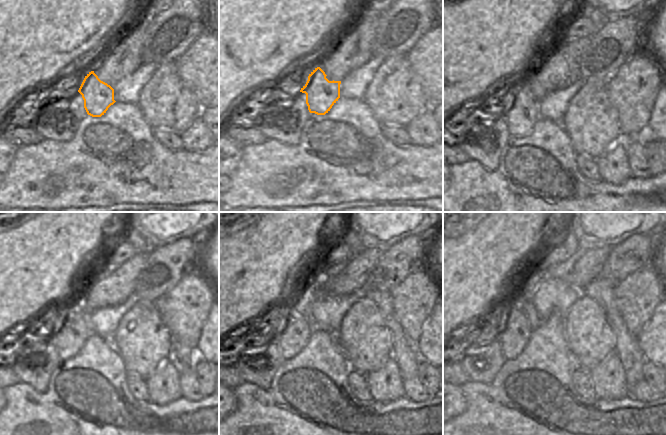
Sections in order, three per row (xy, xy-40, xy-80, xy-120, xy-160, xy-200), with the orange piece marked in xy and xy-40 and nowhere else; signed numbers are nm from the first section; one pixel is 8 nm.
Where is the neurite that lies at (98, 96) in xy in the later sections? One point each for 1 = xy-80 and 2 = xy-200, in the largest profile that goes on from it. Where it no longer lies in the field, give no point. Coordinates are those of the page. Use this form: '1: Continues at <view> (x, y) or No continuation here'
1: Continues at xy-80 (524, 113)
2: Continues at xy-200 (515, 334)

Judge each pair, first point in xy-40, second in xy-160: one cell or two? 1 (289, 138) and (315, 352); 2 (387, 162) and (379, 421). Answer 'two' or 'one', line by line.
1: two
2: one

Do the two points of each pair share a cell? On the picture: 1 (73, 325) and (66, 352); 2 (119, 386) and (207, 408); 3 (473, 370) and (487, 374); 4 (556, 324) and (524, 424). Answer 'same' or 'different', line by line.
1: same
2: same
3: same
4: same

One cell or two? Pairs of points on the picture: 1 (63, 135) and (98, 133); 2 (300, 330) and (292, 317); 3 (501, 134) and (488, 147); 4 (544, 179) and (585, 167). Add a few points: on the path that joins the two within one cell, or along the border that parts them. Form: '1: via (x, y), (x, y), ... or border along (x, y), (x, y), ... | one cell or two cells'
1: border along (75, 131), (68, 140), (50, 139) | two cells
2: via (297, 327), (294, 320) | one cell
3: via (498, 137), (491, 145) | one cell
4: border along (575, 153), (577, 168), (587, 178), (598, 181) | two cells

